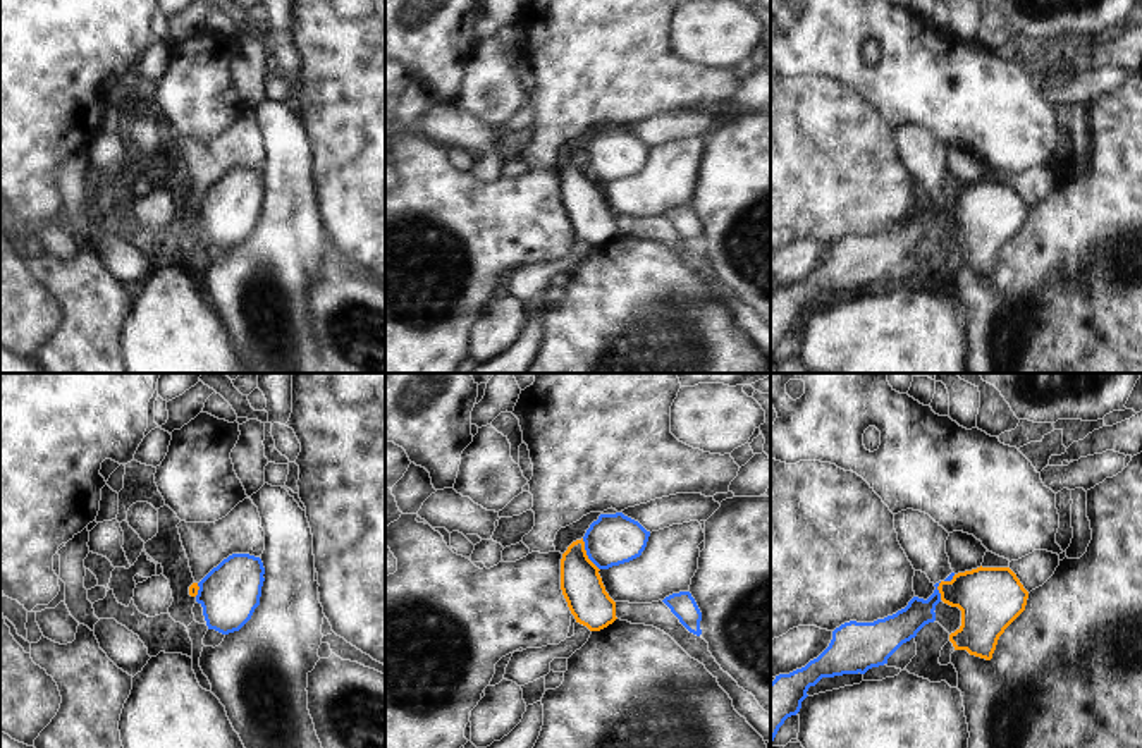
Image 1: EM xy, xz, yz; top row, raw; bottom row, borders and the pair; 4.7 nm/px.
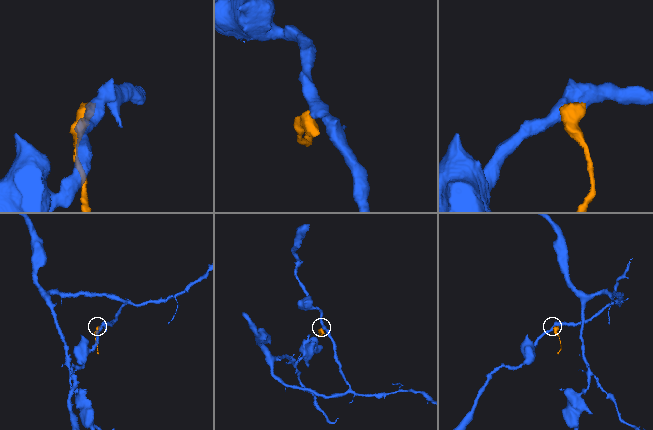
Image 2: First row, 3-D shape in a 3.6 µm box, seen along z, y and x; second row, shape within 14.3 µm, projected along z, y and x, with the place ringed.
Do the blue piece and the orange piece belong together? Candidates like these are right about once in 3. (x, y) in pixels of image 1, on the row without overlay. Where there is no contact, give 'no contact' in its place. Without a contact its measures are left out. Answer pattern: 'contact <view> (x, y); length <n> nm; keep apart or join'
contact xz (587, 169); length 170 nm; keep apart

